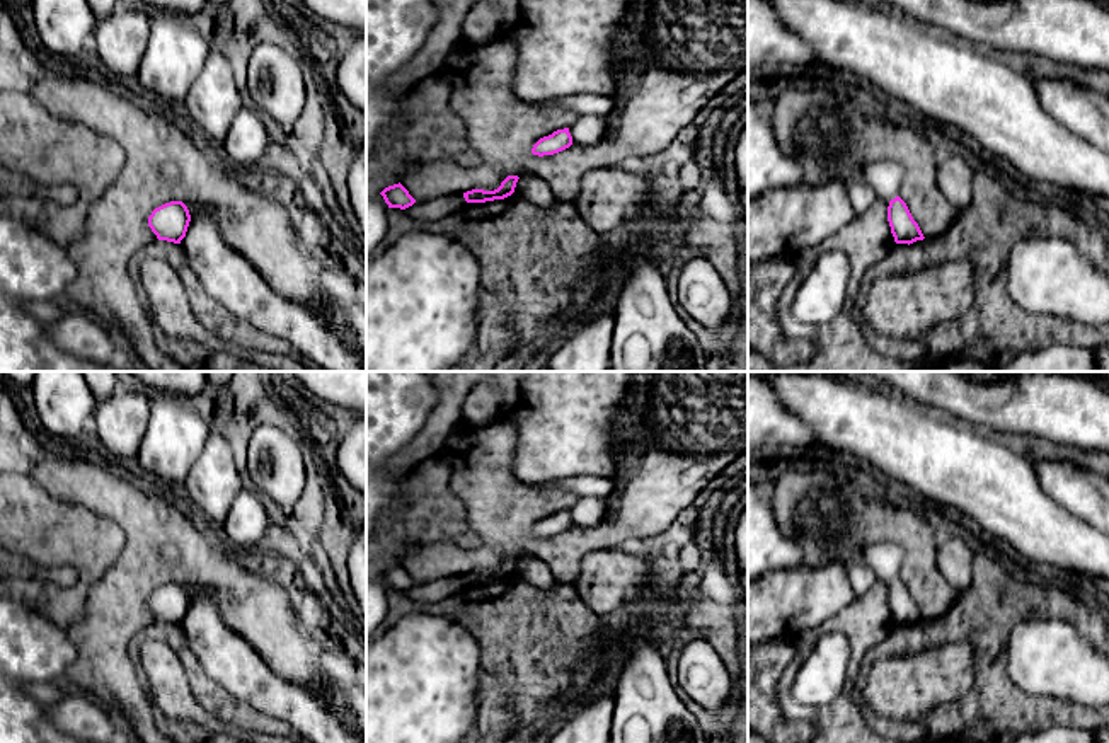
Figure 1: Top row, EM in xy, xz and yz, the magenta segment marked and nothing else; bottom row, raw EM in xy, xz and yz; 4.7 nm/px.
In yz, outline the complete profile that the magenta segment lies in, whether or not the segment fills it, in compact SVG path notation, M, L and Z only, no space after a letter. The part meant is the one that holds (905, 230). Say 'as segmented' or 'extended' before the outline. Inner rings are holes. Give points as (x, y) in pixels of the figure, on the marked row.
extended; M876 160L855 177L865 181L879 199L889 203L888 222L896 244L910 245L925 239L906 203L898 196L903 182L901 165L894 160Z

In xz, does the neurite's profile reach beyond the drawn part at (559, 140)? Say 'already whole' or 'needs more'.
already whole

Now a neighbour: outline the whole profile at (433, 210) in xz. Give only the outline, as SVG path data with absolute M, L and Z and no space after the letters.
M463 193L440 196L429 201L414 203L405 213L417 222L438 222L457 213L467 204Z

